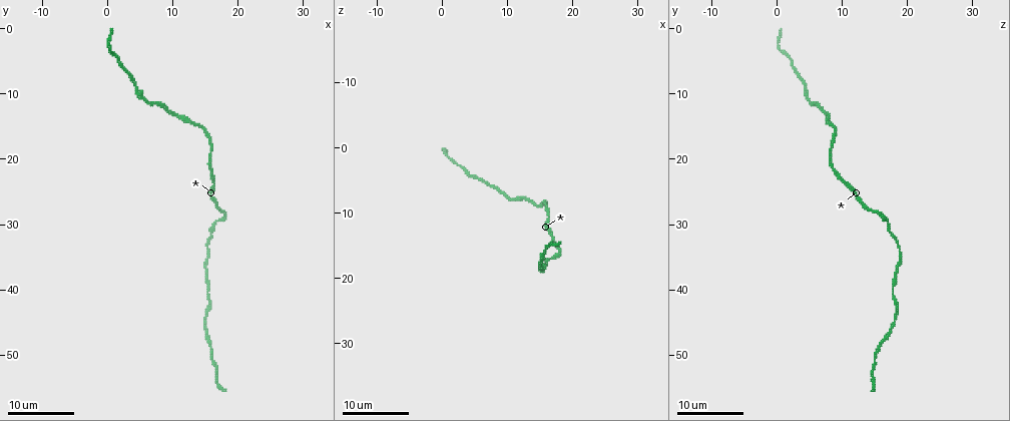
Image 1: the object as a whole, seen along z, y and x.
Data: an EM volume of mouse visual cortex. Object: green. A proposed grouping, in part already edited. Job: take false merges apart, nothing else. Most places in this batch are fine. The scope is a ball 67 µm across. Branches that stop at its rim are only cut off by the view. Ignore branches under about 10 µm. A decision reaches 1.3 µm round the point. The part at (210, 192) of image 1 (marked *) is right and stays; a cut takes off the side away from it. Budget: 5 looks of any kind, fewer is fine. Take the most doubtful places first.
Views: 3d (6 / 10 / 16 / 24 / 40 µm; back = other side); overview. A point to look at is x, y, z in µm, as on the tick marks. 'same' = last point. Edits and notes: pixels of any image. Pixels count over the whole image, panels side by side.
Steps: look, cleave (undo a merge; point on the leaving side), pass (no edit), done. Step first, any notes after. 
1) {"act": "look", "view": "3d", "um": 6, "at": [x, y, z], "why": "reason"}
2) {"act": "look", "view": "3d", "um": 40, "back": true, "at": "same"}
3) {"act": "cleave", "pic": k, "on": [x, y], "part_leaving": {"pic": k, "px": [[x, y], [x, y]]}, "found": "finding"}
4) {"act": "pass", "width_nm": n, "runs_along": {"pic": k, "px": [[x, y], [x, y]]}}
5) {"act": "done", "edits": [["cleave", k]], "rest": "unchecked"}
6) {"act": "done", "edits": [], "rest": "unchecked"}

{"act": "look", "view": "3d", "um": 16, "at": [16.5, 29.5, 17.0], "why": "a narrow waist"}

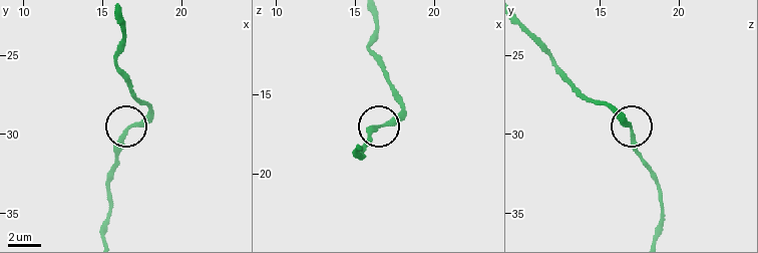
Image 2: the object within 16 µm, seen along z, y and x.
{"act": "look", "view": "3d", "um": 6, "at": [16.7, 29.8, 17.0]}

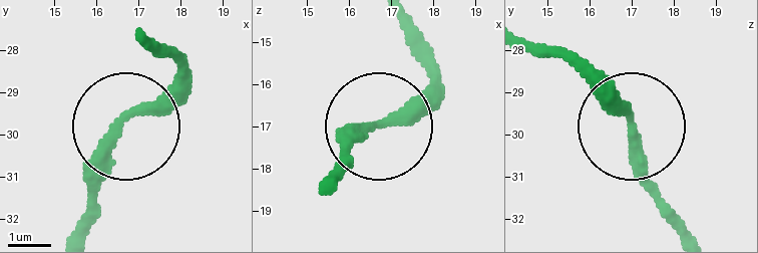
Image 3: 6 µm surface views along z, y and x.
{"act": "pass", "runs_along": {"pic": 3, "px": [[401, 19], [426, 84], [326, 178]]}, "found": "continuous, no second neuron"}

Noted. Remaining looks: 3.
{"act": "look", "view": "3d", "um": 16, "at": [16.0, 48.5, 15.5], "why": "thick turns thin"}

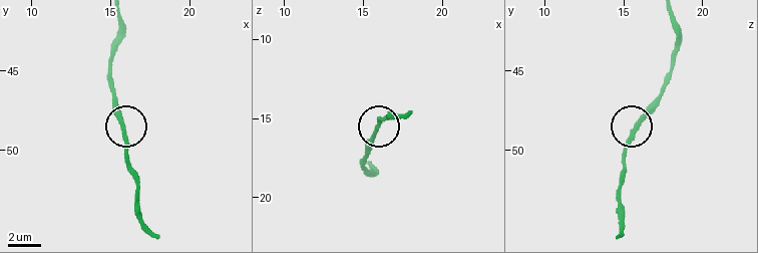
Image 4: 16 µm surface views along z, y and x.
{"act": "look", "view": "3d", "um": 10, "at": [15.9, 48.6, 15.9]}

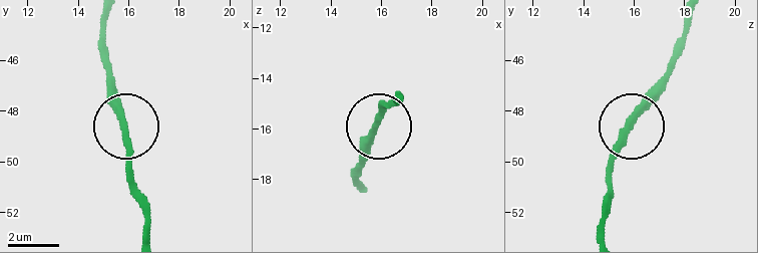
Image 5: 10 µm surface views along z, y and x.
{"act": "look", "view": "3d", "um": 6, "at": [15.8, 48.6, 15.8], "why": "closer look"}

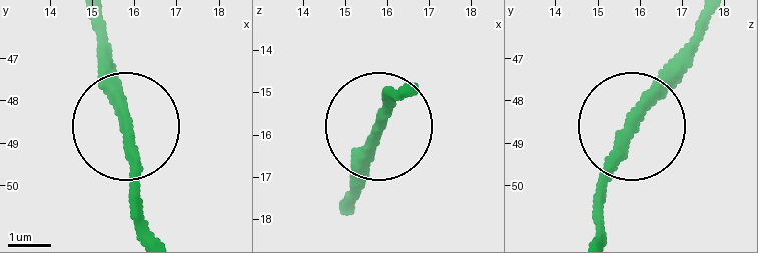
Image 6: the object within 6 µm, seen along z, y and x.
{"act": "pass", "runs_along": {"pic": 6, "px": [[96, 20], [96, 73], [129, 139], [139, 221]]}, "found": "all the same neuron"}

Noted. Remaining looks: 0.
{"act": "done", "edits": [], "rest": "unchecked"}

